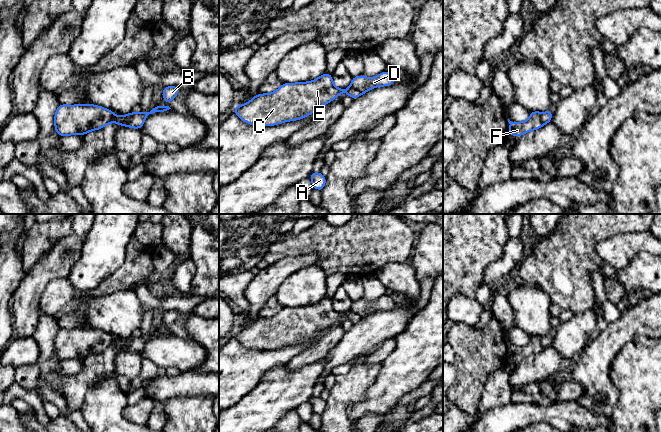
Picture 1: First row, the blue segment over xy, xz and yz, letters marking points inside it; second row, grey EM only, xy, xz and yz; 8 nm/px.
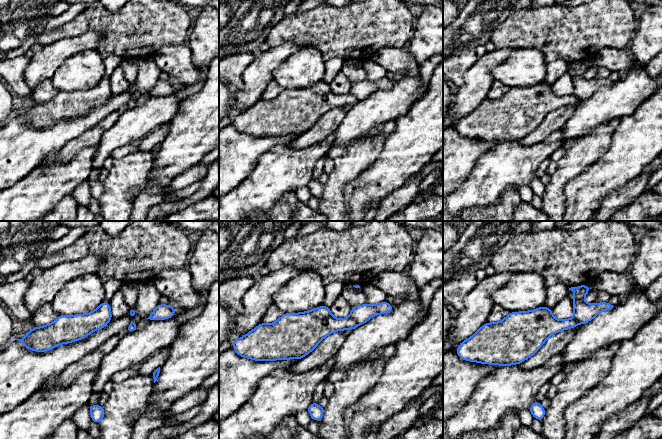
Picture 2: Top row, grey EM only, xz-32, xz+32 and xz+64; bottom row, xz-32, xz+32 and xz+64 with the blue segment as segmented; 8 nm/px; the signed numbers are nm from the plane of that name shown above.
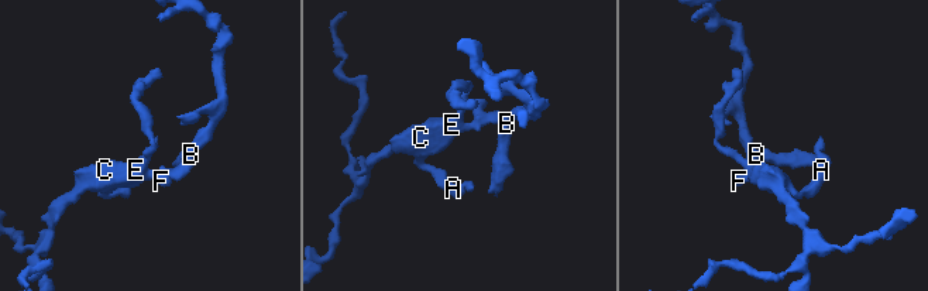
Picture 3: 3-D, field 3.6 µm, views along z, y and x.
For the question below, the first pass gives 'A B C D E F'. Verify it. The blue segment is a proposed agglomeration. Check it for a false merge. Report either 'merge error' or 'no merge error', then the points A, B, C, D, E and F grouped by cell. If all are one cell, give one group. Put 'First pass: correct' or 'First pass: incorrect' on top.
First pass: incorrect
merge error | A C E / B D F

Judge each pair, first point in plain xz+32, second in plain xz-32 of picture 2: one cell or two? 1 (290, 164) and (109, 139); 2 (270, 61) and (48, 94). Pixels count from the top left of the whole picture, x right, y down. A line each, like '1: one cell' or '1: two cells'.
1: two cells
2: two cells

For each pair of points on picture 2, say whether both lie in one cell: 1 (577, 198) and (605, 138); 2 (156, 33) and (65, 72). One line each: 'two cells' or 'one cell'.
1: two cells
2: two cells

